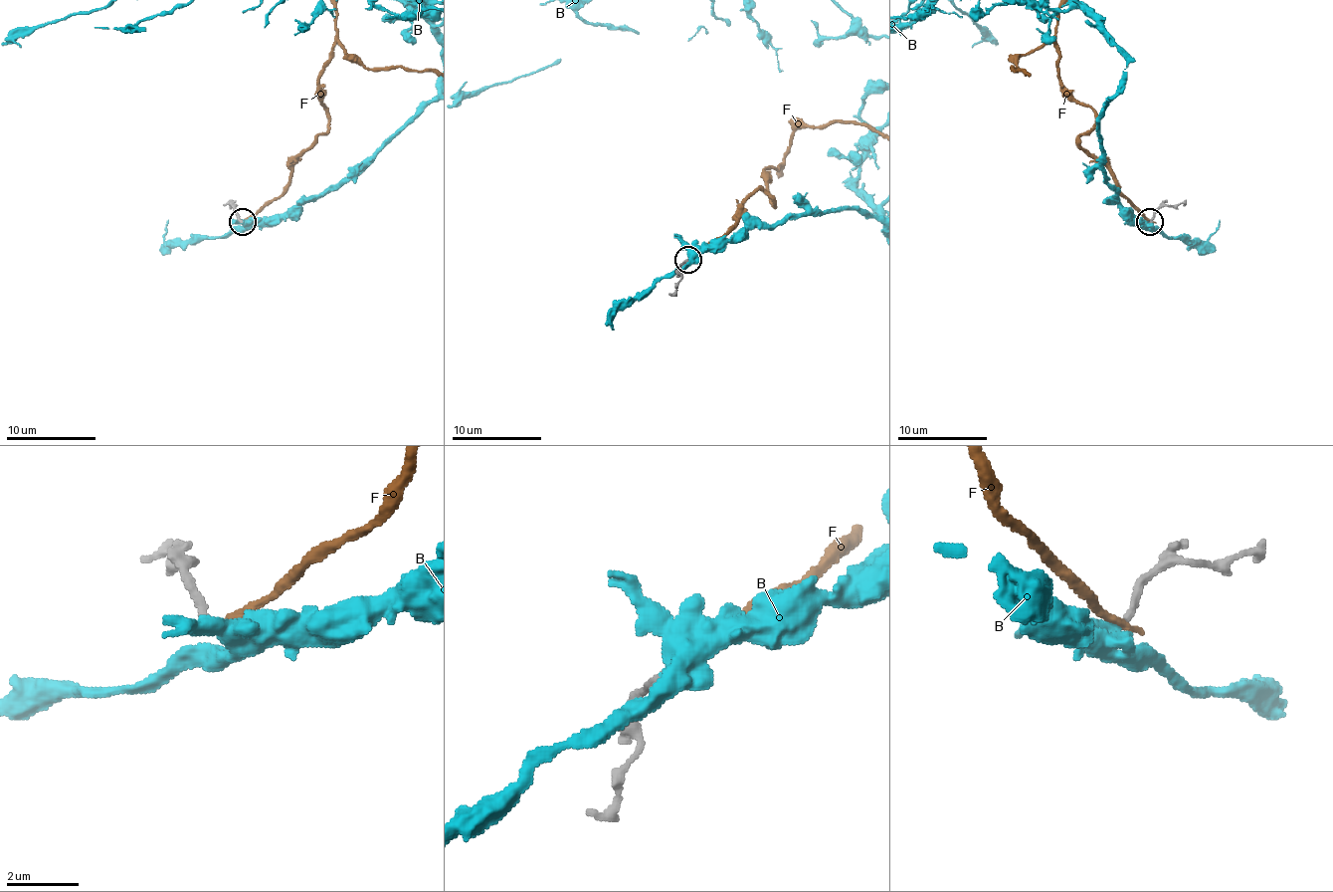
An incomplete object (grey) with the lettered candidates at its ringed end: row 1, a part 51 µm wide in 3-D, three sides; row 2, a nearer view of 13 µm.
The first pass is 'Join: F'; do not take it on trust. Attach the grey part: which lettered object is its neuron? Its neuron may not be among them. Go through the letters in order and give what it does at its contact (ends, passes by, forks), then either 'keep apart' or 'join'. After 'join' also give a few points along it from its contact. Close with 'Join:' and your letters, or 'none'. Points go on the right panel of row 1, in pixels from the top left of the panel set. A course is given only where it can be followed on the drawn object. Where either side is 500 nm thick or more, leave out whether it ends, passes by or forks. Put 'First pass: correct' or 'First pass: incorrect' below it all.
B: join
F: it ends there; keep apart
Join: B
First pass: incorrect

